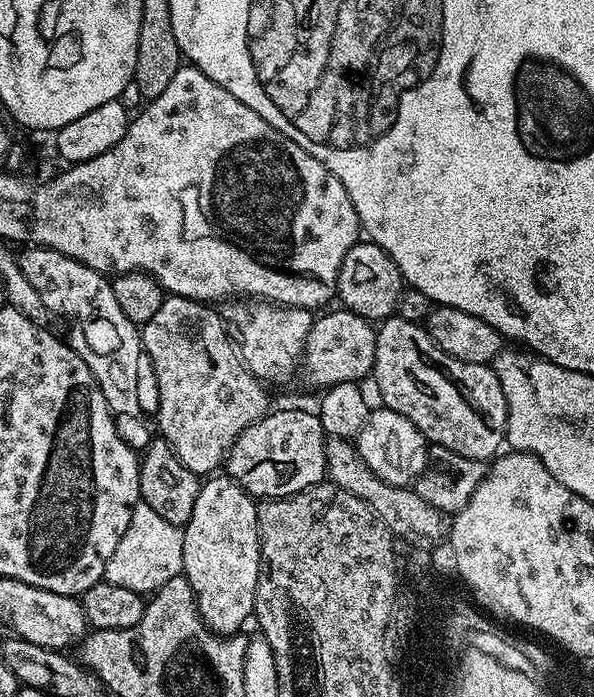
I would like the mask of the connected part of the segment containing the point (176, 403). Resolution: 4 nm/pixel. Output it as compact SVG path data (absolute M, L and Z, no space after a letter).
M165 295L158 312L142 325L142 348L156 375L160 413L155 423L186 470L204 478L228 459L232 443L269 411L265 385L248 371L229 336L223 315L207 303Z

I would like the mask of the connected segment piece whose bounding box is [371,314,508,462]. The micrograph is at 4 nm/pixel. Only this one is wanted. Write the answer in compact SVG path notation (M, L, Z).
M393 314L383 321L376 332L376 349L371 371L371 375L376 376L376 388L384 399L381 400L383 407L414 422L414 426L424 435L429 445L441 444L446 451L452 452L448 454L455 454L466 460L491 461L505 447L508 424L502 424L502 430L494 430L488 424L490 416L482 410L477 410L466 396L466 390L448 376L445 365L438 364L440 360L444 360L443 353L428 336L427 329L419 323L416 325L412 320L403 320L400 314Z

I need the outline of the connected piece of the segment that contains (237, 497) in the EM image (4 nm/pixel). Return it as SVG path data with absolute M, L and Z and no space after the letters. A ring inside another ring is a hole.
M216 474L203 481L194 513L183 527L183 575L196 593L200 616L217 635L235 635L255 611L257 579L260 577L260 533L257 530L257 503L230 476Z

